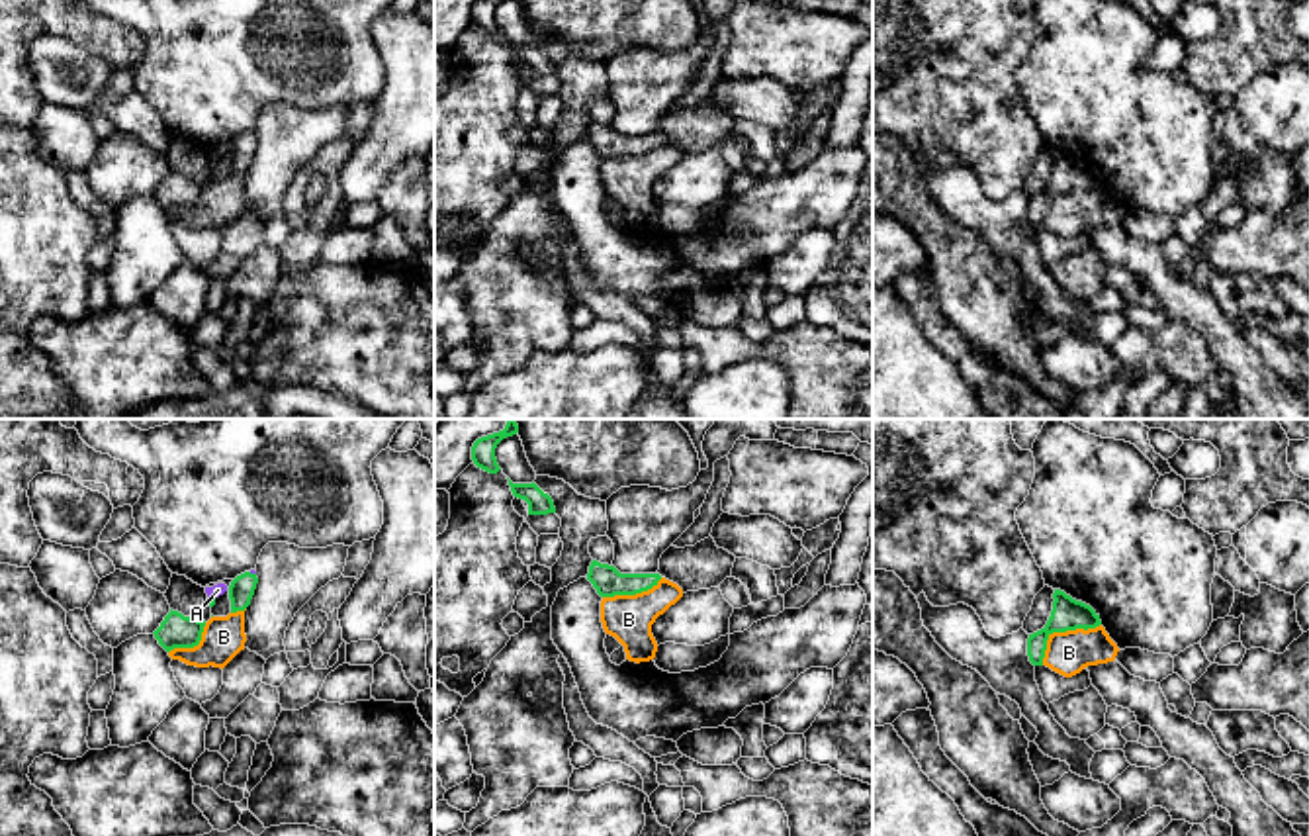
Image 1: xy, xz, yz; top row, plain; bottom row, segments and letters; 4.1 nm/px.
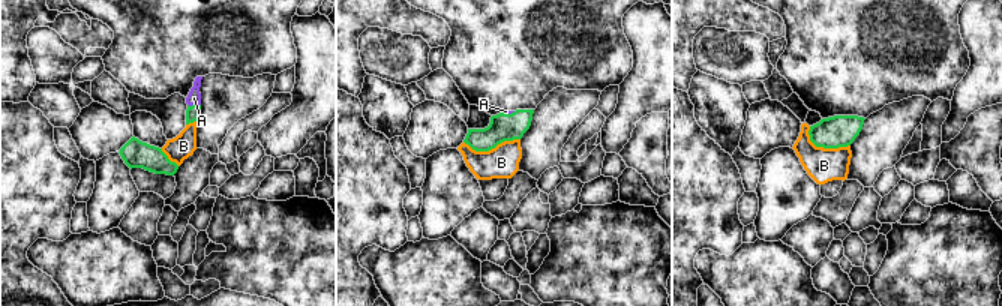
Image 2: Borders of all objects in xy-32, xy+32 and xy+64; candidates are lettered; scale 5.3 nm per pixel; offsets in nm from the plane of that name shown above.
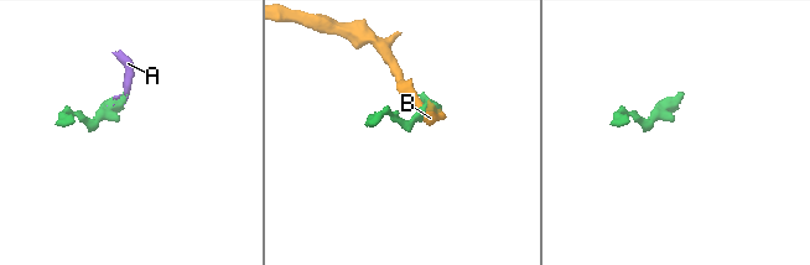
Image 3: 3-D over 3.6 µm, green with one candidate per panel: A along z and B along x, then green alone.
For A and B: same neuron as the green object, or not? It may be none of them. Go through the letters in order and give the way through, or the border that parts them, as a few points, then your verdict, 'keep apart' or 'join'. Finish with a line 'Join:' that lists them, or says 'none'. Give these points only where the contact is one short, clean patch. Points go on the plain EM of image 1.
A: runs through xy (241, 151), (253, 136), (251, 132); join
B: keep apart
Join: A

